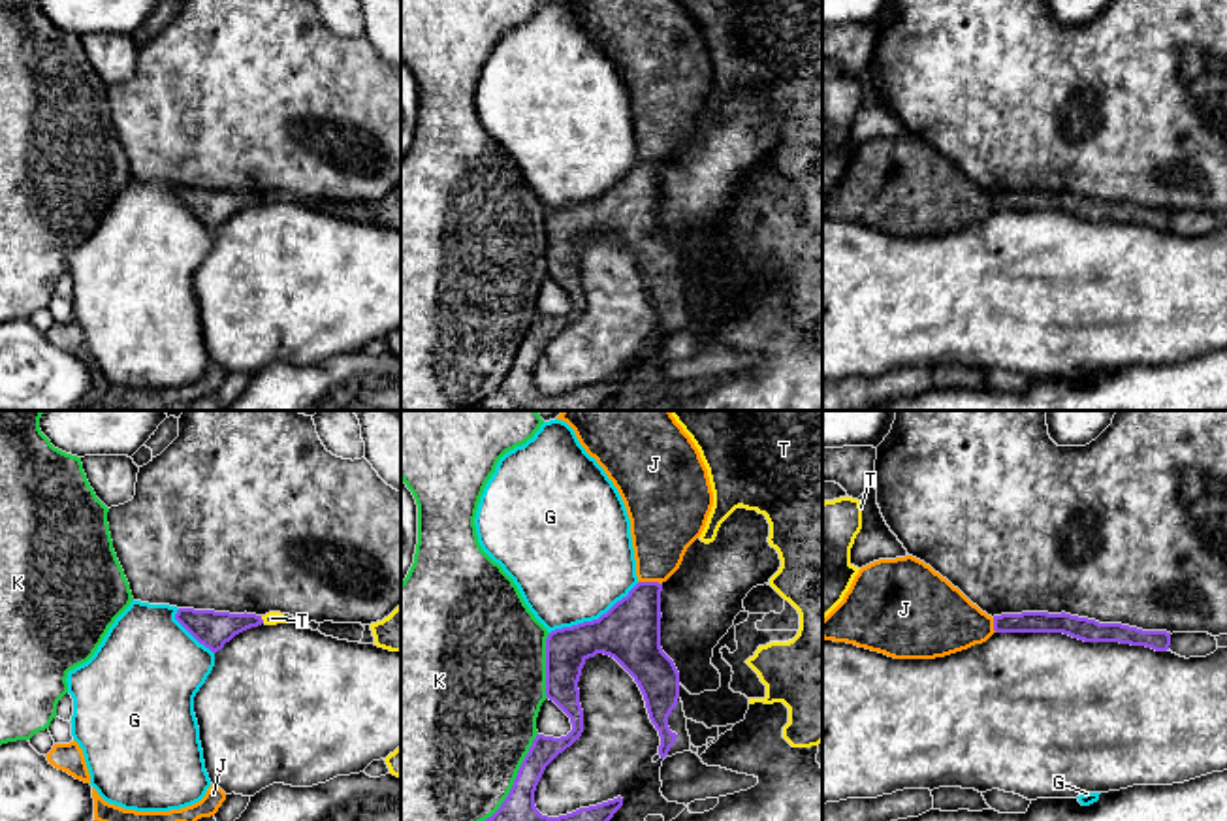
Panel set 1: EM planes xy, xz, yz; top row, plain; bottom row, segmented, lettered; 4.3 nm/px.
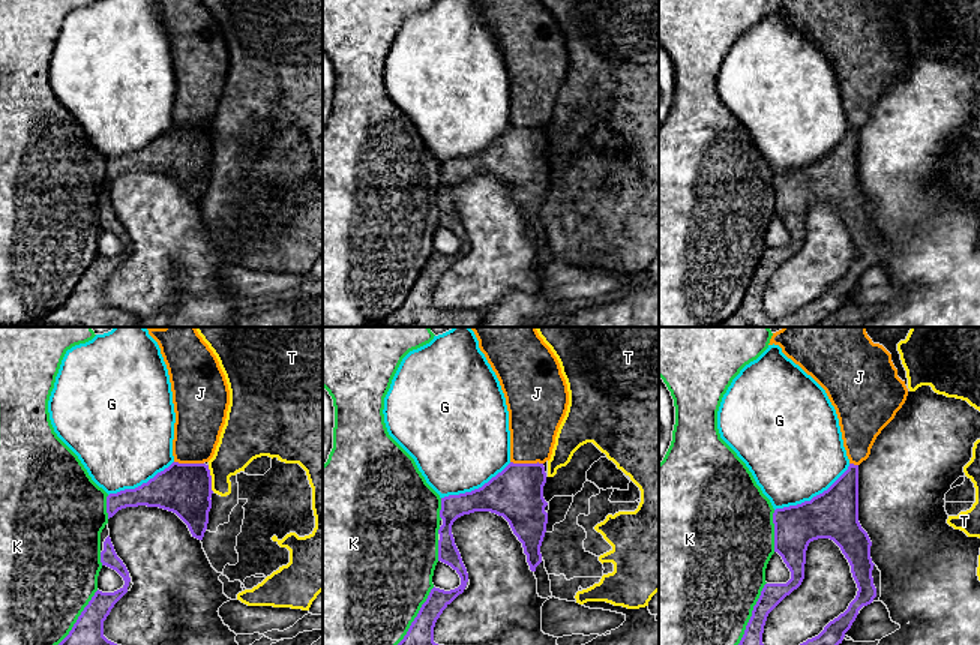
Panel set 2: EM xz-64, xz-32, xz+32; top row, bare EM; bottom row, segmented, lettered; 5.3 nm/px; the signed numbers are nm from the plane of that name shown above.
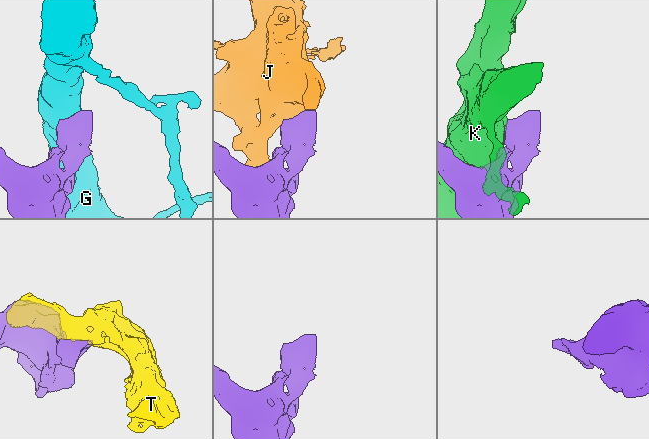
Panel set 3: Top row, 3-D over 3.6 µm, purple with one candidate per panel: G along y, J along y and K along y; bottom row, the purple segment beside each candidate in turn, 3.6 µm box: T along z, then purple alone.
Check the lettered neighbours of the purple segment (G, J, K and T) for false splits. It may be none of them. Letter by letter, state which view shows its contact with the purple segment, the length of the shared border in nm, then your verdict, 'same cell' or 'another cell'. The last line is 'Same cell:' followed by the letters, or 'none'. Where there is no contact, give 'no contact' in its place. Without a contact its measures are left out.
G: xz | 440 nm | another cell
J: xz | 110 nm | another cell
K: xz | 550 nm | another cell
T: xy | 40 nm | another cell
Same cell: none

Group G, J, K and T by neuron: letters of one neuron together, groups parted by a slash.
G / J / K / T

